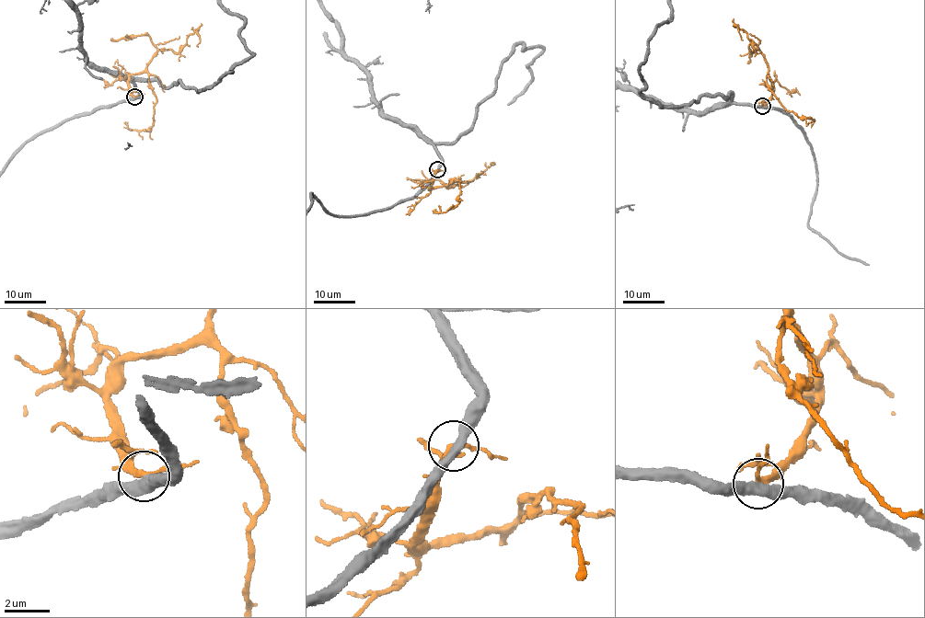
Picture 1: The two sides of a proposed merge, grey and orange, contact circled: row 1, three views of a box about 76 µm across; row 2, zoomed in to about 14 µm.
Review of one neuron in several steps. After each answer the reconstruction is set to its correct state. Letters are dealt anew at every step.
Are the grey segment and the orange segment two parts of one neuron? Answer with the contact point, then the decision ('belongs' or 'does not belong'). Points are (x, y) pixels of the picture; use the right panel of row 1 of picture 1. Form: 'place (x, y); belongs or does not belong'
place (762, 106); does not belong

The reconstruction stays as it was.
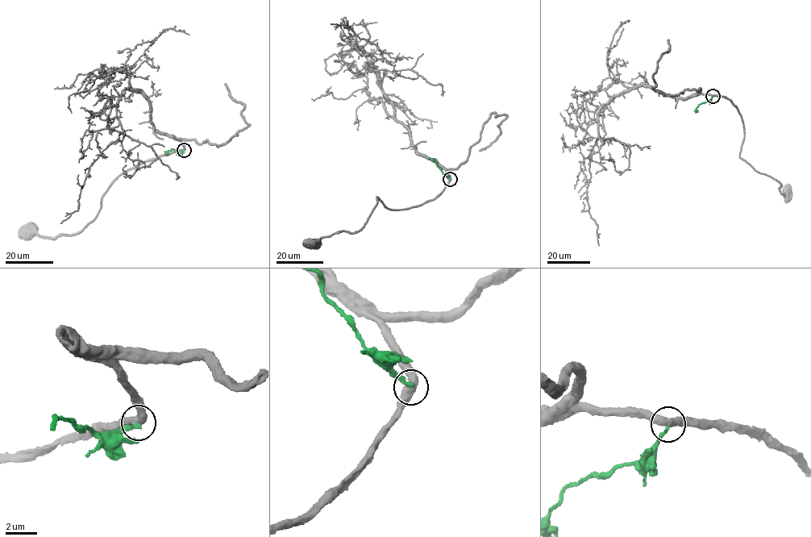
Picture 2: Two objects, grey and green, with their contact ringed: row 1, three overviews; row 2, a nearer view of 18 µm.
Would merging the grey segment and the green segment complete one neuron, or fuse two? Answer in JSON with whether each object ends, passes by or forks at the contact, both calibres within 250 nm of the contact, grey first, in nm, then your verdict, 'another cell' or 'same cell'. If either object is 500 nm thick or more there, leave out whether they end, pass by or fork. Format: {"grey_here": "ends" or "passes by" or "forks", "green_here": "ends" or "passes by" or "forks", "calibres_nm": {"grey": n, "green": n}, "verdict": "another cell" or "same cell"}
{"grey_here": "passes by", "green_here": "ends", "calibres_nm": {"grey": 480, "green": 240}, "verdict": "another cell"}

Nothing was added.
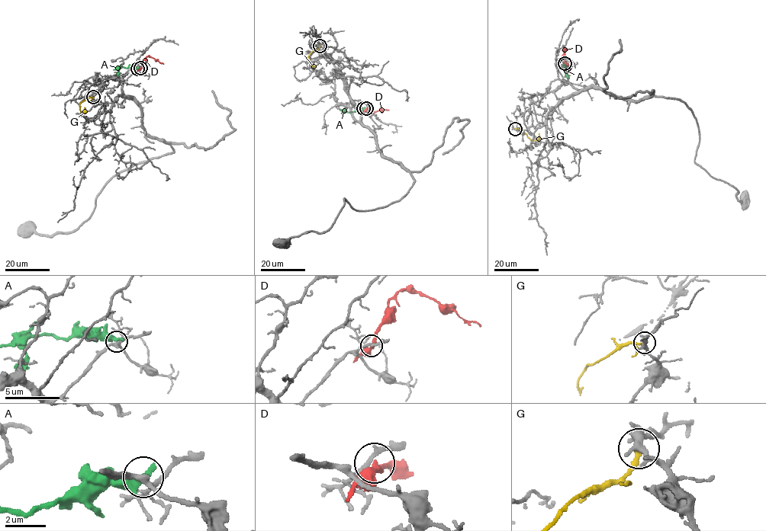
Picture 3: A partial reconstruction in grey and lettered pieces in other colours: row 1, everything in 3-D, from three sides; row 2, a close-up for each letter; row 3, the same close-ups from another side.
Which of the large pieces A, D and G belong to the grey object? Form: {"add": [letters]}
{"add": []}

